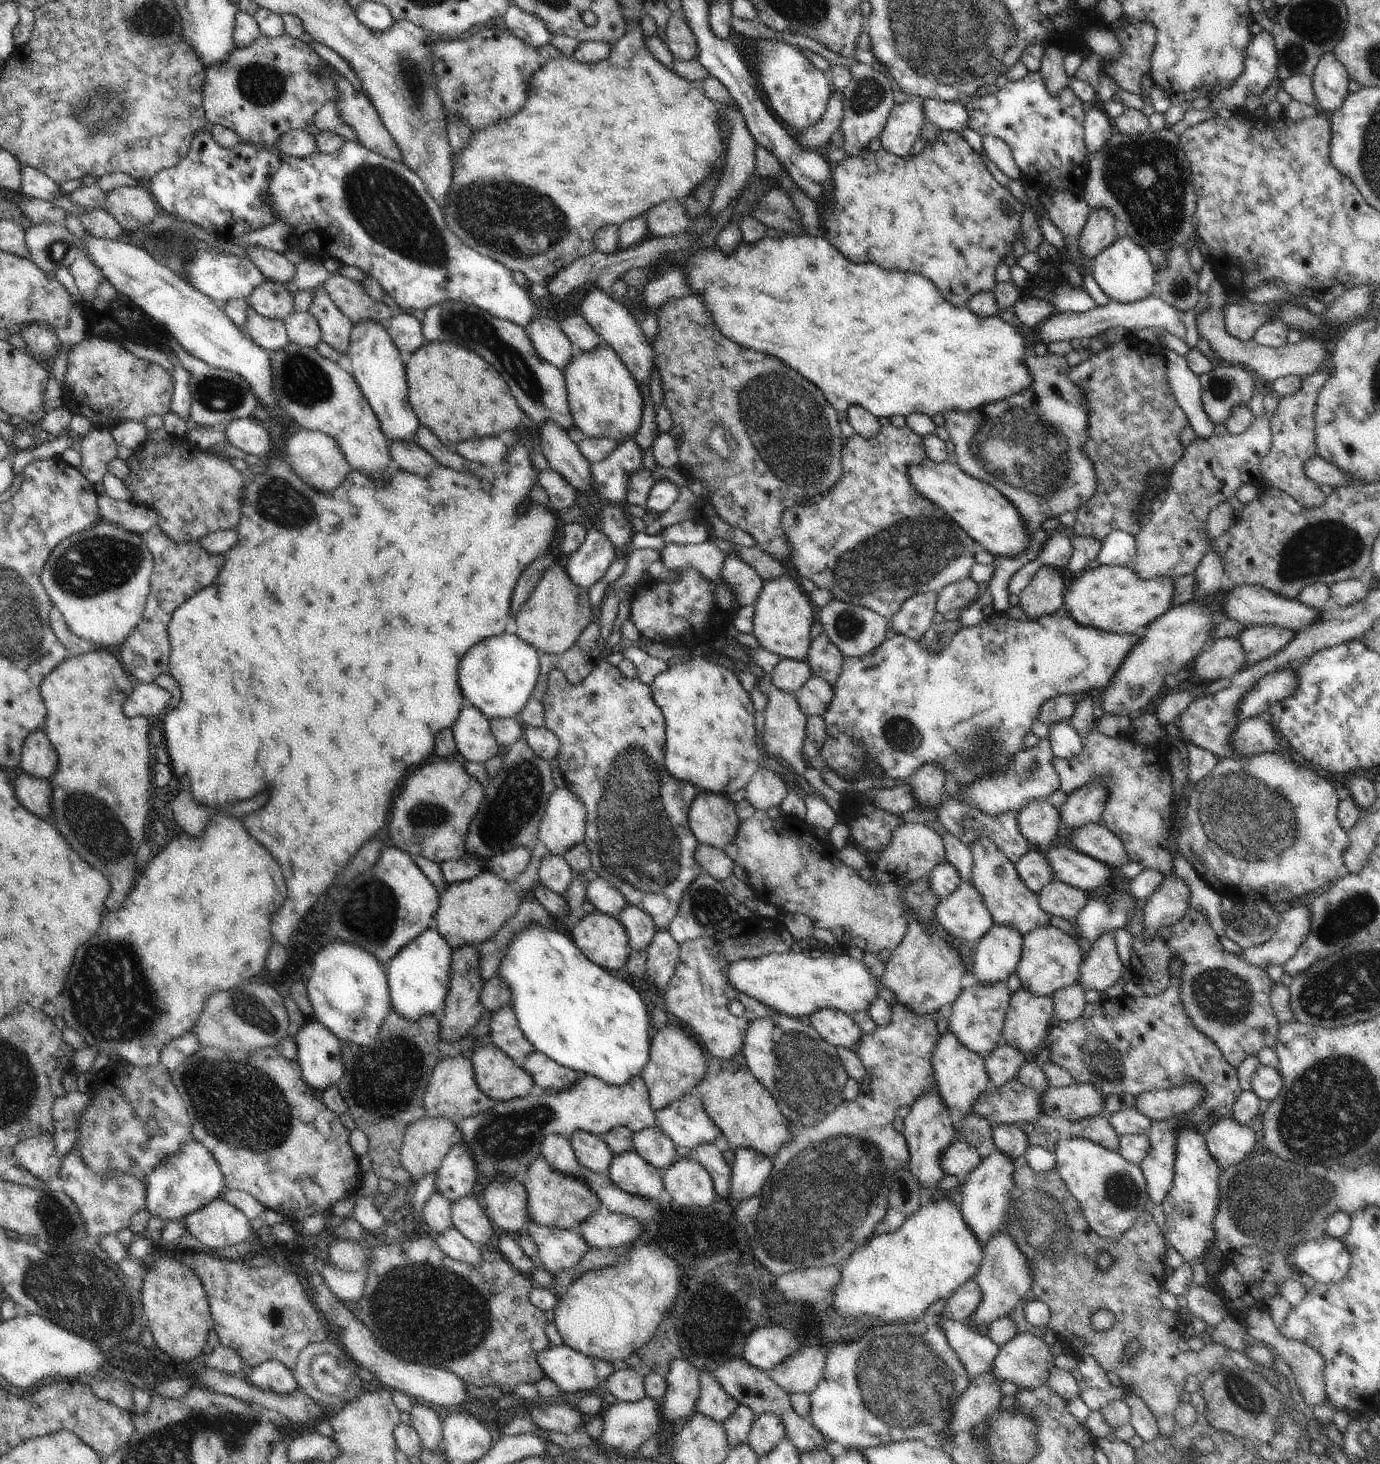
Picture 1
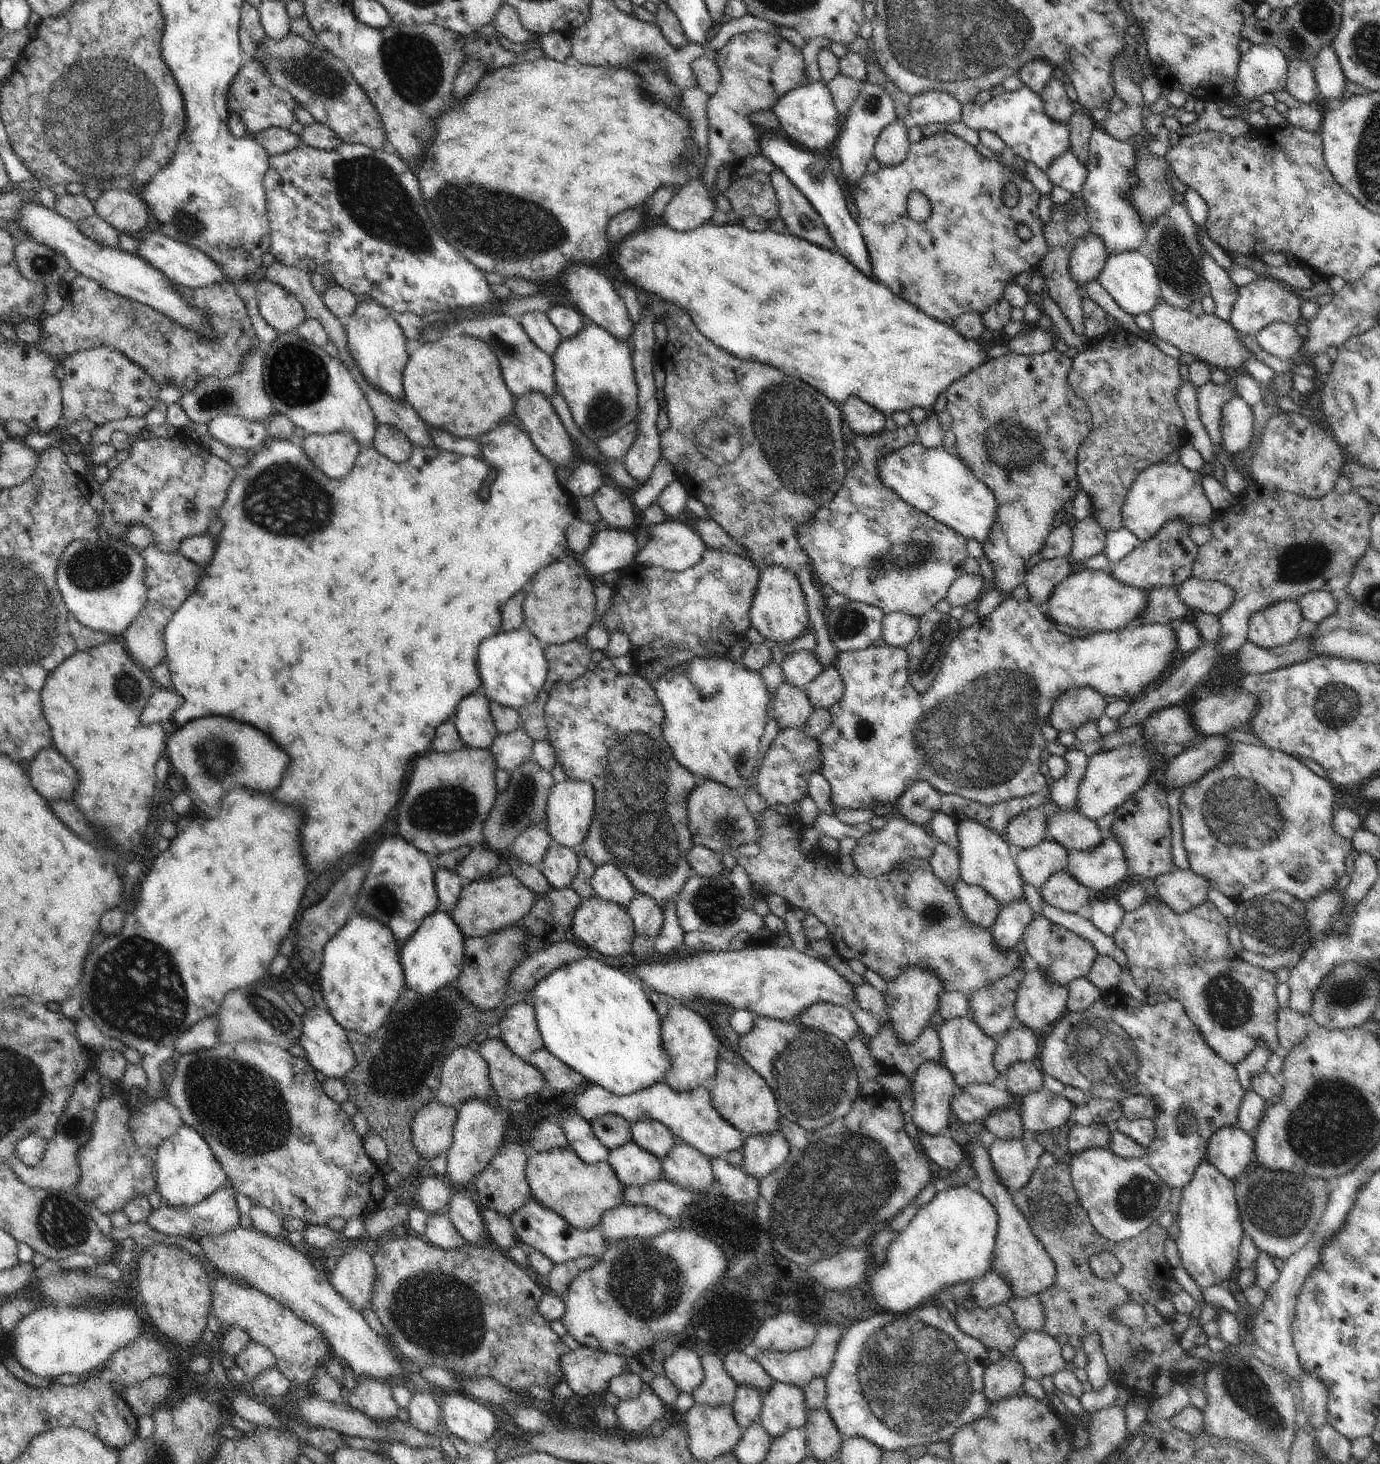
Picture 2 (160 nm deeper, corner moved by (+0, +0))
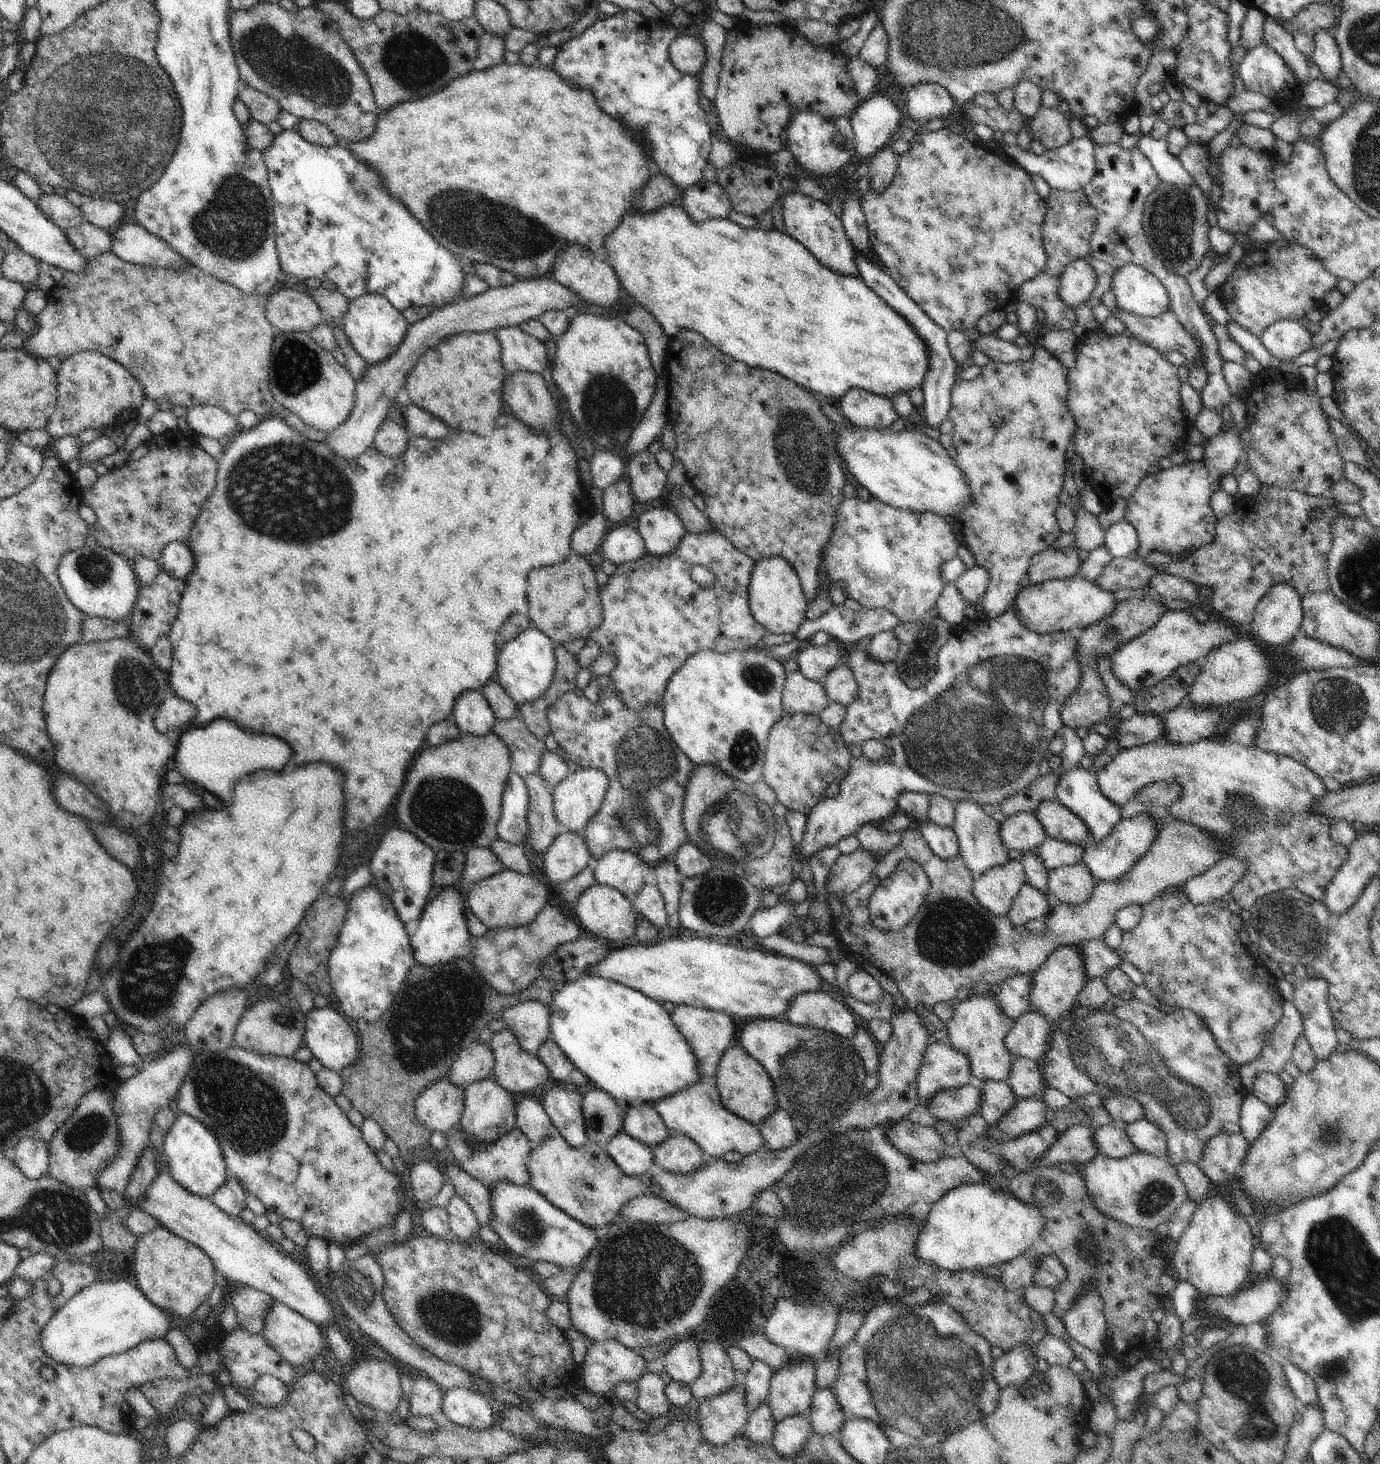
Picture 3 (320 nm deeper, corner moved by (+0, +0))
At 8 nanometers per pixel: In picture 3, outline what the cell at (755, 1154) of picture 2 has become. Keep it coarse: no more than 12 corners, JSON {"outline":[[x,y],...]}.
{"outline":[[774,1109],[758,1127],[764,1150],[790,1148],[800,1135],[790,1114]]}

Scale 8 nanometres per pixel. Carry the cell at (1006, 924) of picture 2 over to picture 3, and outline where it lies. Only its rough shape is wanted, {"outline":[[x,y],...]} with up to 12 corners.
{"outline":[[1026,882],[1007,917],[1014,926],[1046,919],[1048,896]]}

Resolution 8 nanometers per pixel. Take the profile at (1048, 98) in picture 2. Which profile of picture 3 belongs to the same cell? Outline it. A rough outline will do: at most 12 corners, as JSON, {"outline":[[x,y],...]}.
{"outline":[[1042,105],[1033,118],[1029,141],[1049,151],[1072,139],[1064,114]]}

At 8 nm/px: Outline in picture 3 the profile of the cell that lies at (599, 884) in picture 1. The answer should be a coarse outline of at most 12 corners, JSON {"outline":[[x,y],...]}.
{"outline":[[612,849],[594,869],[598,885],[630,899],[651,866],[640,855]]}

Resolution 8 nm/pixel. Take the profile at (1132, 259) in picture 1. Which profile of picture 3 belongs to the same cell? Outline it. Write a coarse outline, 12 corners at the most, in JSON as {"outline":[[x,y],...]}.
{"outline":[[1130,263],[1113,276],[1117,306],[1157,317],[1171,306],[1166,287]]}

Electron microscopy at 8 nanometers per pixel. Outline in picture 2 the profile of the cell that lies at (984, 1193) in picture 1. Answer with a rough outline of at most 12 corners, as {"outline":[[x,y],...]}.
{"outline":[[1036,1134],[996,1139],[995,1171],[1011,1194],[1030,1180],[1044,1151]]}

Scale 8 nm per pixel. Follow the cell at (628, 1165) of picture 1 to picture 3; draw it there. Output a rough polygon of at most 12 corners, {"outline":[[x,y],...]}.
{"outline":[[616,1133],[604,1149],[628,1176],[656,1169],[654,1148]]}

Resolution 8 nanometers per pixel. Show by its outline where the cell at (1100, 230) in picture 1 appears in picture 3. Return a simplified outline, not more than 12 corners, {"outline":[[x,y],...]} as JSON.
{"outline":[[1087,257],[1062,273],[1058,296],[1076,310],[1095,291],[1097,276]]}

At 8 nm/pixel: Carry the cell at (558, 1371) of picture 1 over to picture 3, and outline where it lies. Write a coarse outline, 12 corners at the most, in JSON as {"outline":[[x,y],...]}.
{"outline":[[615,1340],[591,1342],[580,1364],[583,1390],[601,1398],[637,1382],[646,1361]]}

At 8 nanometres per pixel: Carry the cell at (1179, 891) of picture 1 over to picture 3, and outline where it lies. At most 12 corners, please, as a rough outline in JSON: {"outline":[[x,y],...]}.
{"outline":[[1230,855],[1181,890],[1194,904],[1227,899],[1247,864]]}

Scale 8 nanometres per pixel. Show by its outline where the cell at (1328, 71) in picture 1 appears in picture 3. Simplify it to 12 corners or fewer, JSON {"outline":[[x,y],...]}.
{"outline":[[1333,30],[1312,37],[1311,57],[1333,84],[1343,70]]}

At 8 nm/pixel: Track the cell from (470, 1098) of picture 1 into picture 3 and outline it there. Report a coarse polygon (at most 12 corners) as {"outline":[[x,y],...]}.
{"outline":[[490,1045],[461,1049],[446,1076],[467,1087],[492,1076]]}

